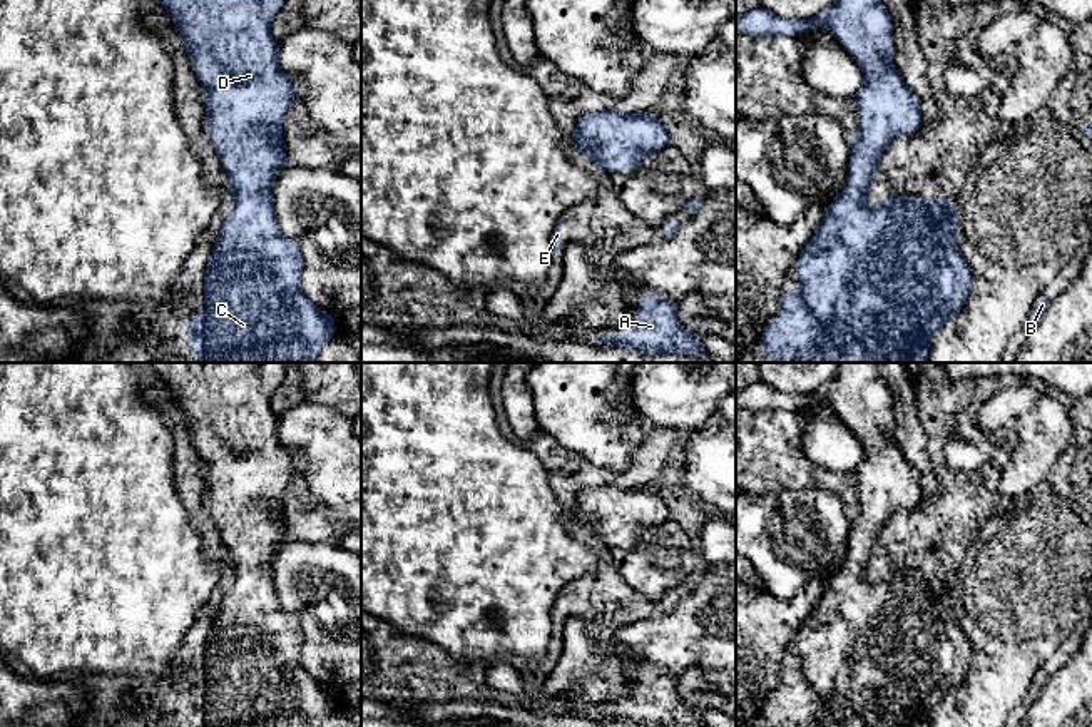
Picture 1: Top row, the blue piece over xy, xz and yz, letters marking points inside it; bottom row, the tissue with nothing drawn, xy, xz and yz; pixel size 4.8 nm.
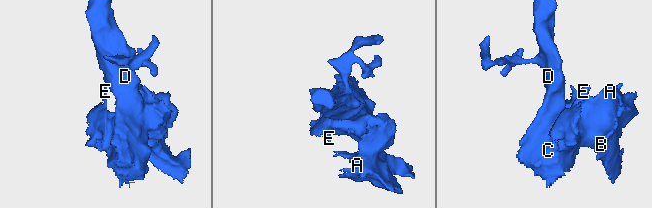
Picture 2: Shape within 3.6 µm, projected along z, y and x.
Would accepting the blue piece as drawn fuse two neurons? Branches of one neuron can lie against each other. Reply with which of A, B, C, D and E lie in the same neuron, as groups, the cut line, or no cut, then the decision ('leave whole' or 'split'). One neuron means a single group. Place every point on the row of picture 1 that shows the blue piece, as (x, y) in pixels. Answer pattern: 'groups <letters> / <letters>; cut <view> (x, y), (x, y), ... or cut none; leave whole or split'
groups A B C D E; cut none; leave whole

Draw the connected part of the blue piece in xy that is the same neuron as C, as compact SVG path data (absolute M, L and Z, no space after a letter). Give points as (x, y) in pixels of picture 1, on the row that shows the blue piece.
M159 0L159 3L167 10L169 17L181 35L182 47L202 82L201 100L207 107L207 119L204 122L204 130L209 140L214 144L222 169L229 179L226 189L227 197L234 201L234 211L224 217L212 254L206 264L204 272L204 314L201 318L187 319L187 348L194 349L194 363L318 363L321 346L333 336L336 336L338 328L326 311L313 304L301 289L301 271L303 271L303 254L299 246L286 239L278 226L273 204L273 184L276 172L288 165L288 159L283 145L283 120L296 99L296 87L293 80L284 75L279 69L279 42L271 35L271 23L274 15L281 10L284 0Z

